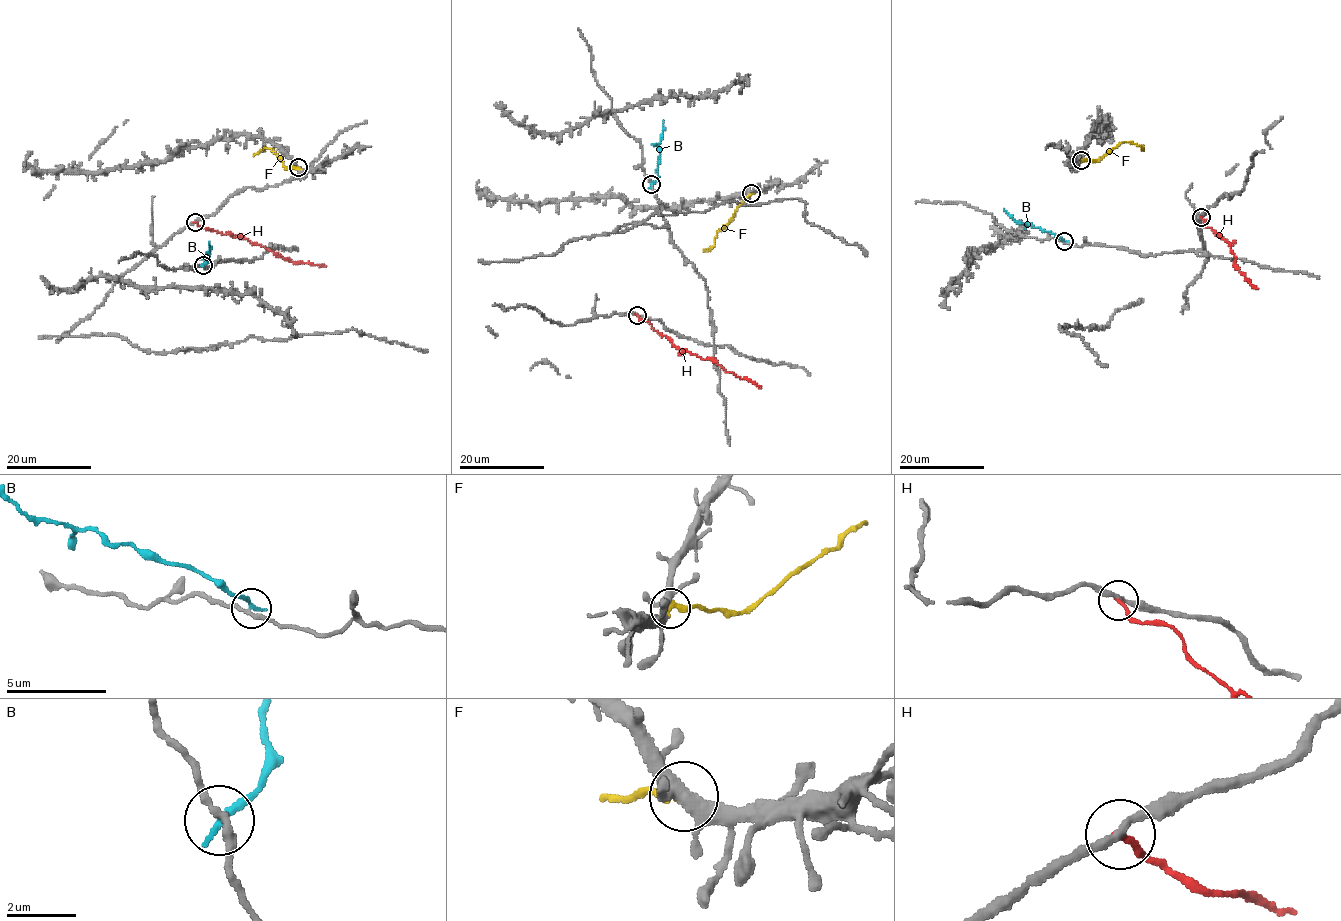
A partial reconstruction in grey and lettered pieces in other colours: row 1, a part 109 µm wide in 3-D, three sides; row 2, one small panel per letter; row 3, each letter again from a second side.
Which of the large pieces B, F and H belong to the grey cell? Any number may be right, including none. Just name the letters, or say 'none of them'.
none of them

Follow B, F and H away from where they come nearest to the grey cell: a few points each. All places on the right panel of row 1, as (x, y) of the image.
B: (1064, 240), (1031, 224), (1018, 222), (1003, 208)
F: (1081, 159), (1095, 161), (1122, 142), (1138, 145), (1142, 151)
H: (1201, 216), (1206, 227), (1228, 243), (1235, 257), (1235, 264), (1257, 289)

